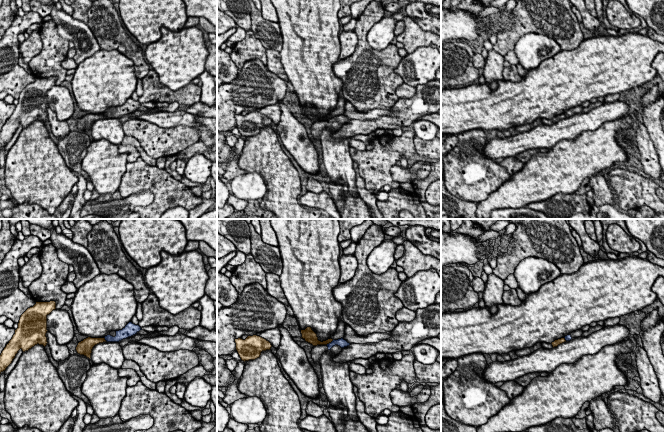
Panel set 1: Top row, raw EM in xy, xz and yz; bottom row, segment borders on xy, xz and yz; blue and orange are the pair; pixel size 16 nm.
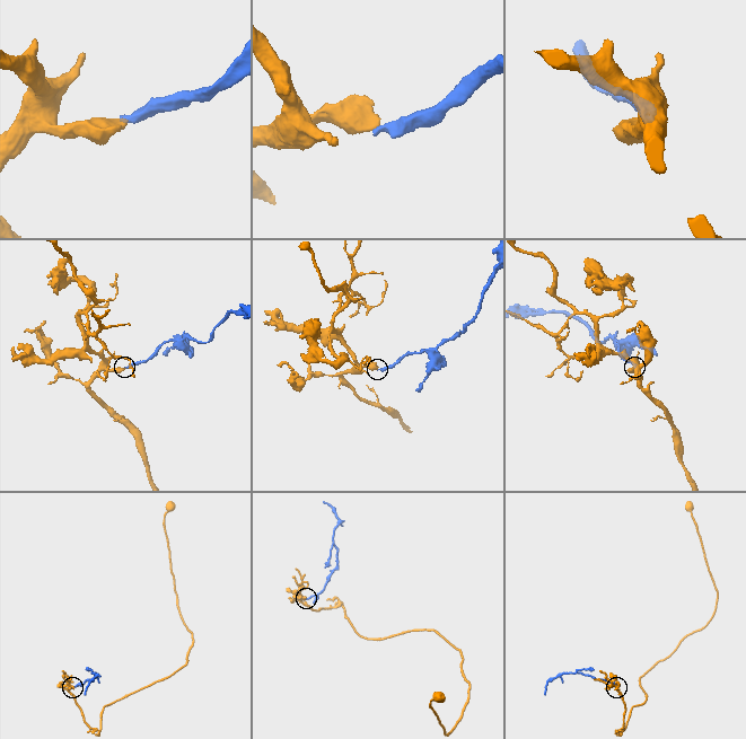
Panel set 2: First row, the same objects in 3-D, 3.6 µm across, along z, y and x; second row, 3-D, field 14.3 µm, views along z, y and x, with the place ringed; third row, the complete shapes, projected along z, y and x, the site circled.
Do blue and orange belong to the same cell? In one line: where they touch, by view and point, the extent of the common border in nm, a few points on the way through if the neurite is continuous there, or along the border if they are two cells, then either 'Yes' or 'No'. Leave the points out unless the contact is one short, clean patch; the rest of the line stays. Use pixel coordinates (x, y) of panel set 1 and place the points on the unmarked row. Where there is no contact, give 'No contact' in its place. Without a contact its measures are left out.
Touches blue at xz (329, 119). Shared border 150 nm. Boundary: xz (333, 115), (326, 120). No

